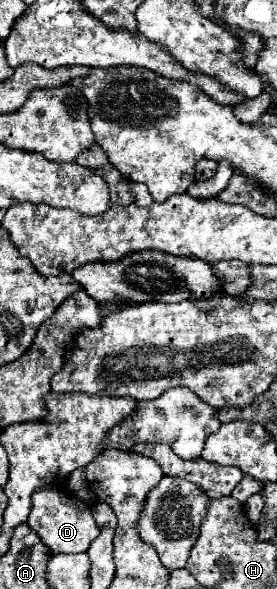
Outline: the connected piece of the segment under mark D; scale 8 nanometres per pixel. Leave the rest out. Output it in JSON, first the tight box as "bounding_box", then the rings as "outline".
{"bounding_box":[28,489,98,553],"outline":[[[44,489],[32,495],[28,525],[40,535],[52,553],[82,553],[98,535],[98,525],[90,513],[90,507],[74,495],[62,495],[60,489]]]}

